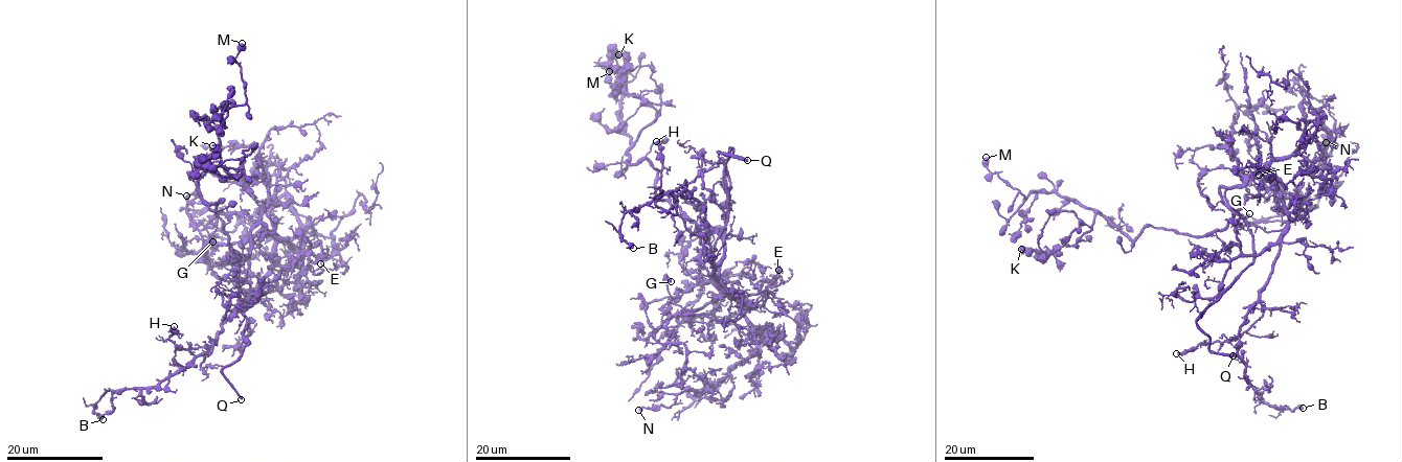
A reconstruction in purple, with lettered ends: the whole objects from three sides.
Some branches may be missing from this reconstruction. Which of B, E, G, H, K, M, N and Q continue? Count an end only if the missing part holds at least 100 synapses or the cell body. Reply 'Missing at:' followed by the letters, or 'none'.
Missing at: Q

